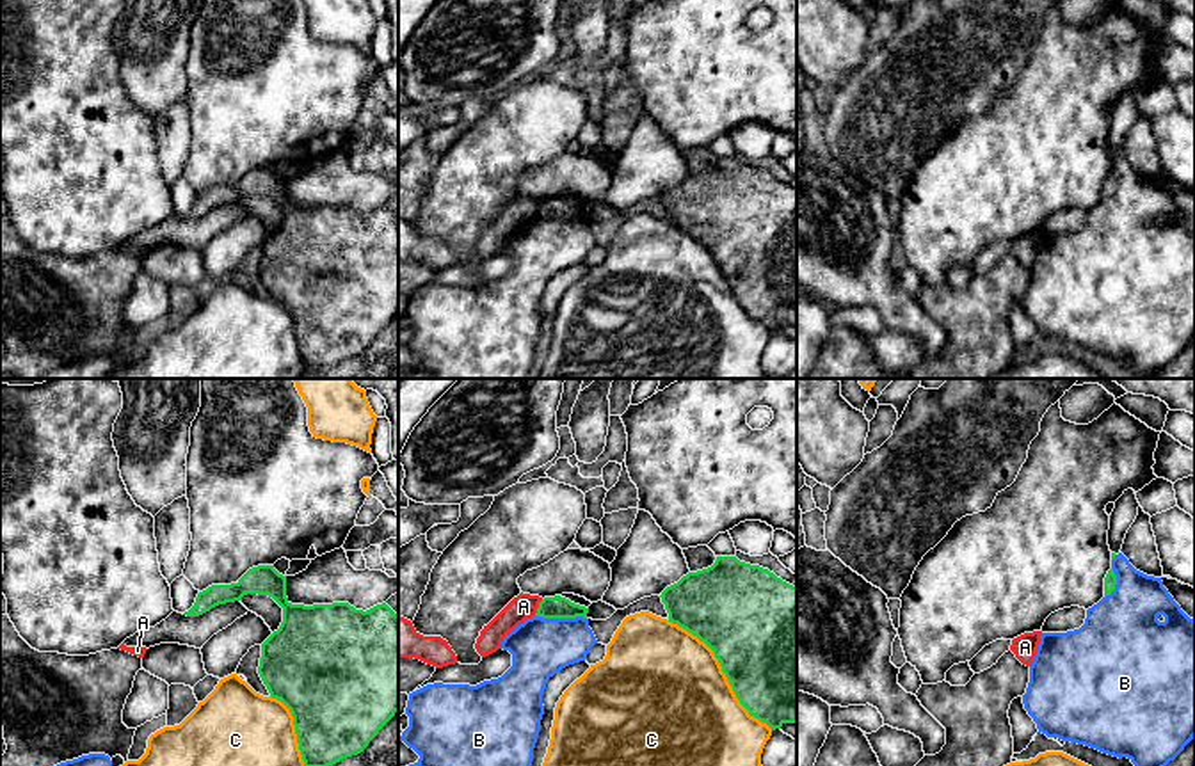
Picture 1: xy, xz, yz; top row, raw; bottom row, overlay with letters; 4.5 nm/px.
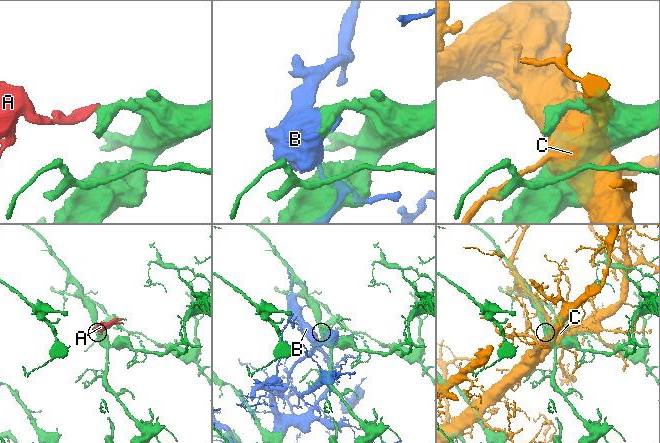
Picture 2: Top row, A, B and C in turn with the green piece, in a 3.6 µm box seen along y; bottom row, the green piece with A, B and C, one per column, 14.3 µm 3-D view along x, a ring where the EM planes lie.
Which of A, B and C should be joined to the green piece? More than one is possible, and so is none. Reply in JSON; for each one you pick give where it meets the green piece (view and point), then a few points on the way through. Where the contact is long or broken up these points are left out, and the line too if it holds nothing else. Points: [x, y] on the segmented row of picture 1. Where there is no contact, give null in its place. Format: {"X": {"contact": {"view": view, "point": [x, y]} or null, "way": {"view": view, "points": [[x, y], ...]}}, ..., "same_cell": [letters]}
{"same_cell": []}

